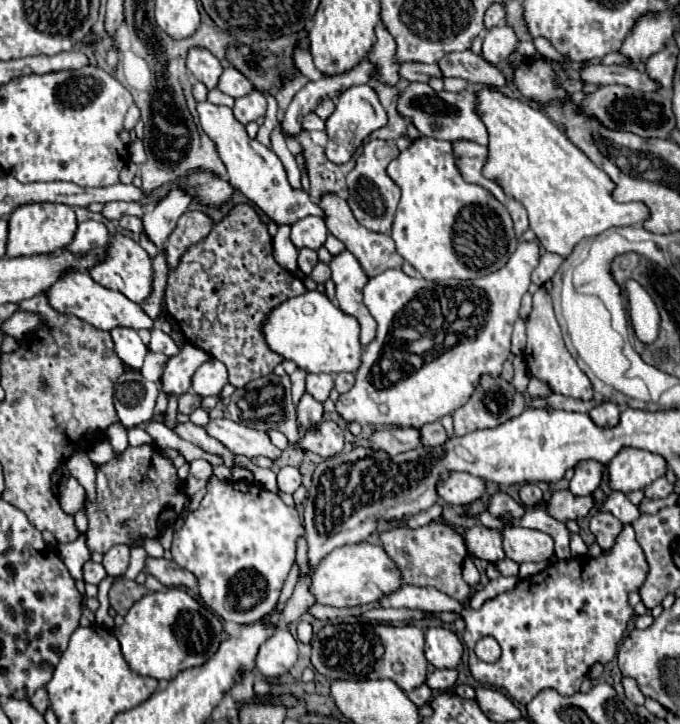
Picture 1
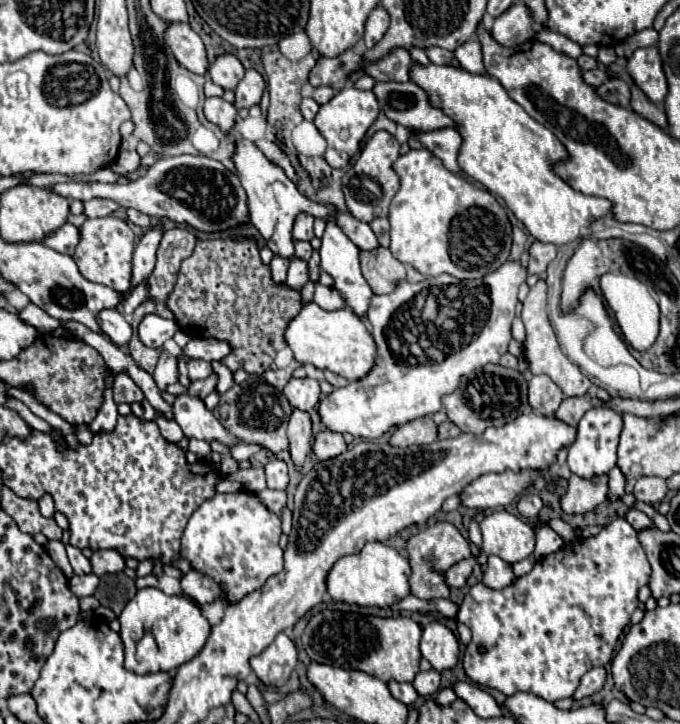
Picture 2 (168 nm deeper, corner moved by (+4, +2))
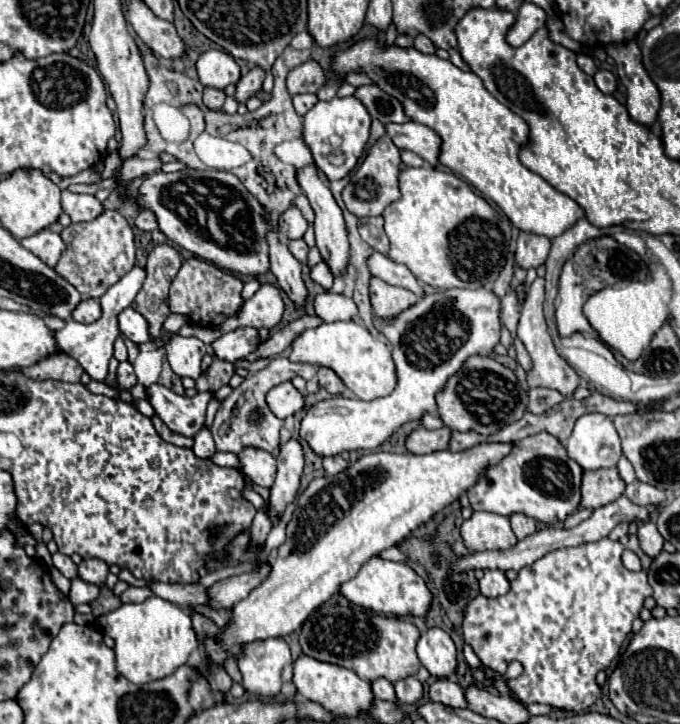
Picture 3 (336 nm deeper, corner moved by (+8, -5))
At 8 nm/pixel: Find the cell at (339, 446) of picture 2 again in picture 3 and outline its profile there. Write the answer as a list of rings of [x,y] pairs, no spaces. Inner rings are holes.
[[[330,456],[330,458],[324,458],[324,468],[328,476],[336,476],[338,472],[344,472],[348,468],[348,462],[342,456]]]

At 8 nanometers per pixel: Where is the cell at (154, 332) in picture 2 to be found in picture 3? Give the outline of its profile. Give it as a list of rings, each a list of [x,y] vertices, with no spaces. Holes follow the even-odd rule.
[[[124,308],[118,314],[118,326],[120,332],[130,338],[134,344],[142,344],[142,342],[150,342],[150,334],[148,334],[148,324],[146,320],[134,310],[134,308]]]

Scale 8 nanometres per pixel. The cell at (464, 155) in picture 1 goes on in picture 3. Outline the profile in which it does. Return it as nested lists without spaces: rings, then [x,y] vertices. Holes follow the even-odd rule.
[[[406,122],[406,124],[386,124],[386,132],[398,148],[418,154],[432,166],[438,164],[442,142],[432,128],[418,122]]]

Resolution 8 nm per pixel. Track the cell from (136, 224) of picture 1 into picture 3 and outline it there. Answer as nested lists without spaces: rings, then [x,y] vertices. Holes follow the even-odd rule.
[[[142,210],[142,212],[138,214],[138,218],[136,218],[136,226],[138,226],[140,230],[146,230],[146,232],[156,230],[156,228],[158,228],[158,222],[154,220],[154,212]]]

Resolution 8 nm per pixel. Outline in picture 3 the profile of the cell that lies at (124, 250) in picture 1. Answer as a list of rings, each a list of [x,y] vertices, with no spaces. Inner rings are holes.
[[[104,210],[92,222],[70,224],[60,232],[60,236],[66,244],[66,250],[62,252],[62,258],[54,270],[58,276],[70,282],[82,294],[82,298],[100,300],[100,296],[134,266],[136,248],[132,228],[128,226],[126,218],[114,210]]]

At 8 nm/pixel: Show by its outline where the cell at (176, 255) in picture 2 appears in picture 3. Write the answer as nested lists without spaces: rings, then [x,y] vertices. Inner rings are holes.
[[[160,244],[148,254],[146,280],[134,298],[132,308],[146,318],[152,340],[162,338],[162,324],[170,314],[168,288],[180,266],[180,254],[168,244]]]

